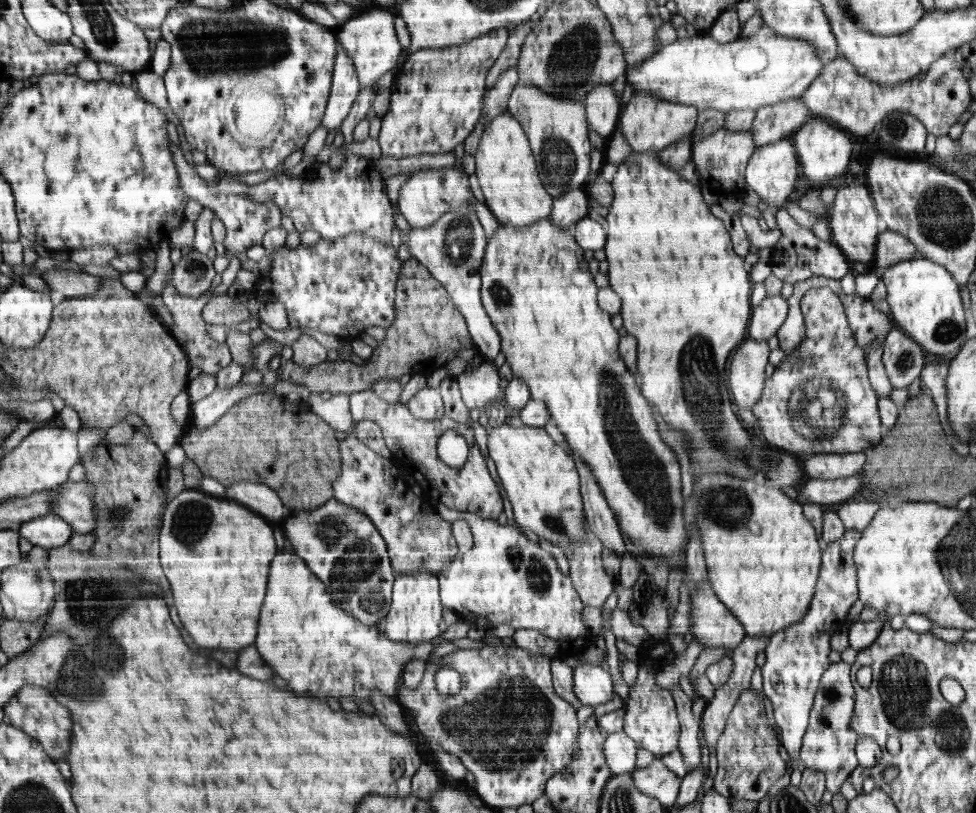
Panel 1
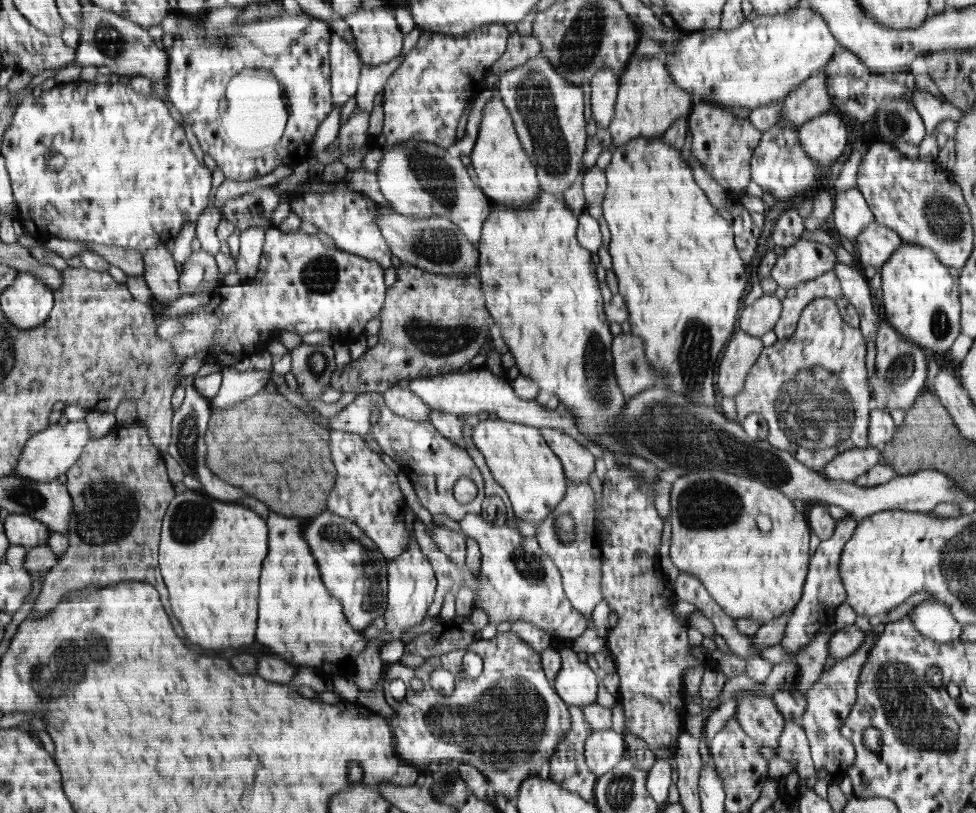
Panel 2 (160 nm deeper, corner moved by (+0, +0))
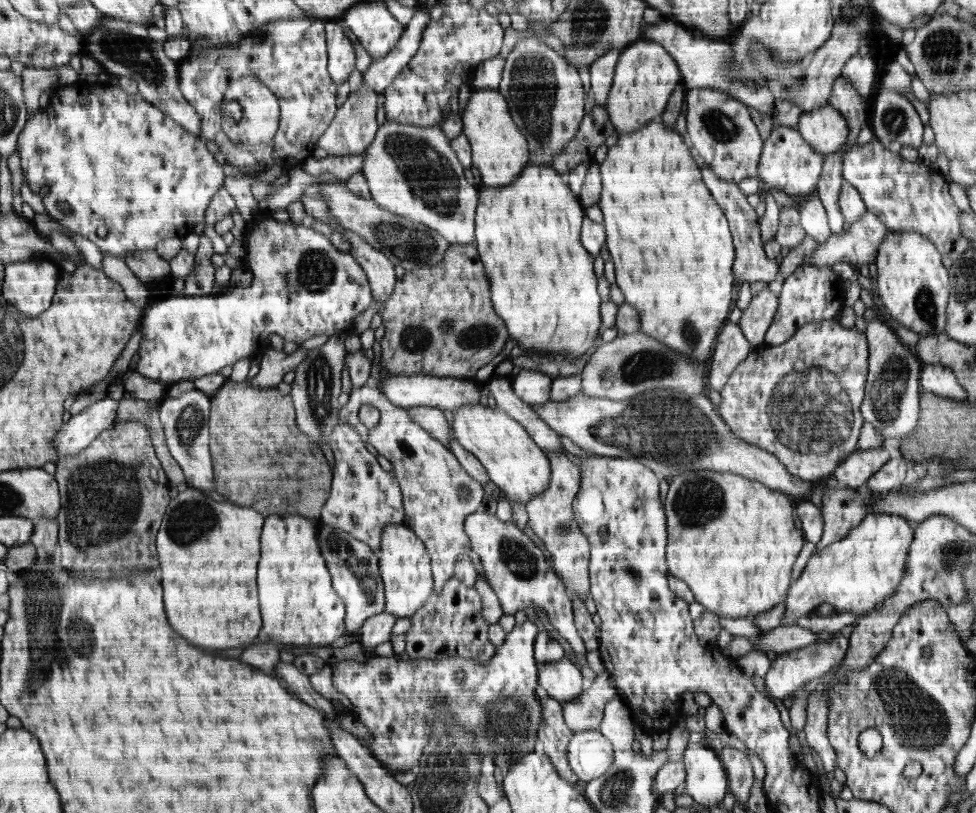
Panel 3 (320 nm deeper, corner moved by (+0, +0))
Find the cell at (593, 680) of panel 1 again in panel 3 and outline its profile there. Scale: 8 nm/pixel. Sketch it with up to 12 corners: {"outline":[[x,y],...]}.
{"outline":[[567,657],[542,664],[540,691],[562,704],[583,693],[581,668]]}

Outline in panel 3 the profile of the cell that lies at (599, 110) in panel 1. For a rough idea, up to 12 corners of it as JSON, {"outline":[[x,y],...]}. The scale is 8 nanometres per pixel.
{"outline":[[620,50],[590,66],[595,102],[605,107]]}

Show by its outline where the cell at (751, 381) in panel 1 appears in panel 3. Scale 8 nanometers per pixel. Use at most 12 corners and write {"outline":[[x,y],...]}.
{"outline":[[726,324],[707,382],[721,392],[754,347],[738,324]]}

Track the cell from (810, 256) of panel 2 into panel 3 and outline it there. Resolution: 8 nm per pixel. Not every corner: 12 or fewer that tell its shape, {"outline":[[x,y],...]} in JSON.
{"outline":[[704,162],[702,178],[724,210],[740,283],[776,279],[768,258],[755,208],[736,184]]}

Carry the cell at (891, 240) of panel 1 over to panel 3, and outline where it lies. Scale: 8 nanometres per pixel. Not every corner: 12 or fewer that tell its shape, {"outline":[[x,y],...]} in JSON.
{"outline":[[867,210],[804,259],[816,268],[875,262],[888,228]]}

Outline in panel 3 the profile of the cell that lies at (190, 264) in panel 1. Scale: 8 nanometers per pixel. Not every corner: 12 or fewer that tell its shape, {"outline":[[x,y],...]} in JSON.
{"outline":[[199,233],[195,269],[185,279],[184,297],[211,295],[215,268],[210,237]]}

